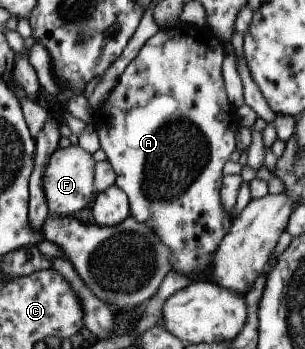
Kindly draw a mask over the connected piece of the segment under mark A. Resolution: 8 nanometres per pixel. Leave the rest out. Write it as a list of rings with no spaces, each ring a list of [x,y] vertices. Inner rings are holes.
[[[176,23],[159,29],[125,68],[104,103],[94,110],[92,119],[100,148],[115,171],[114,184],[128,196],[130,215],[153,228],[157,238],[171,252],[172,270],[181,274],[206,274],[232,223],[230,213],[225,212],[221,204],[219,190],[224,177],[223,166],[236,150],[236,129],[240,123],[223,80],[221,66],[225,55],[223,40],[212,34],[208,25],[198,28]]]

